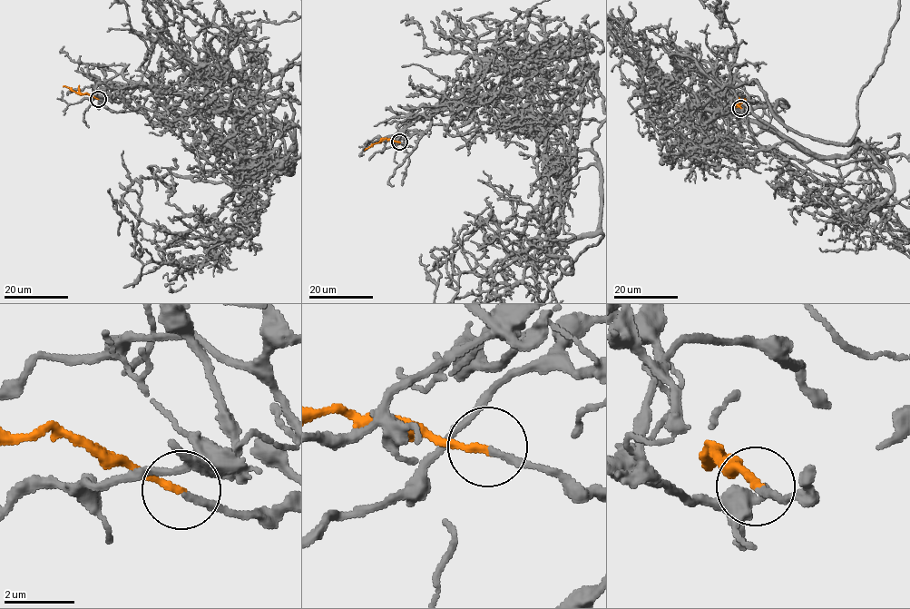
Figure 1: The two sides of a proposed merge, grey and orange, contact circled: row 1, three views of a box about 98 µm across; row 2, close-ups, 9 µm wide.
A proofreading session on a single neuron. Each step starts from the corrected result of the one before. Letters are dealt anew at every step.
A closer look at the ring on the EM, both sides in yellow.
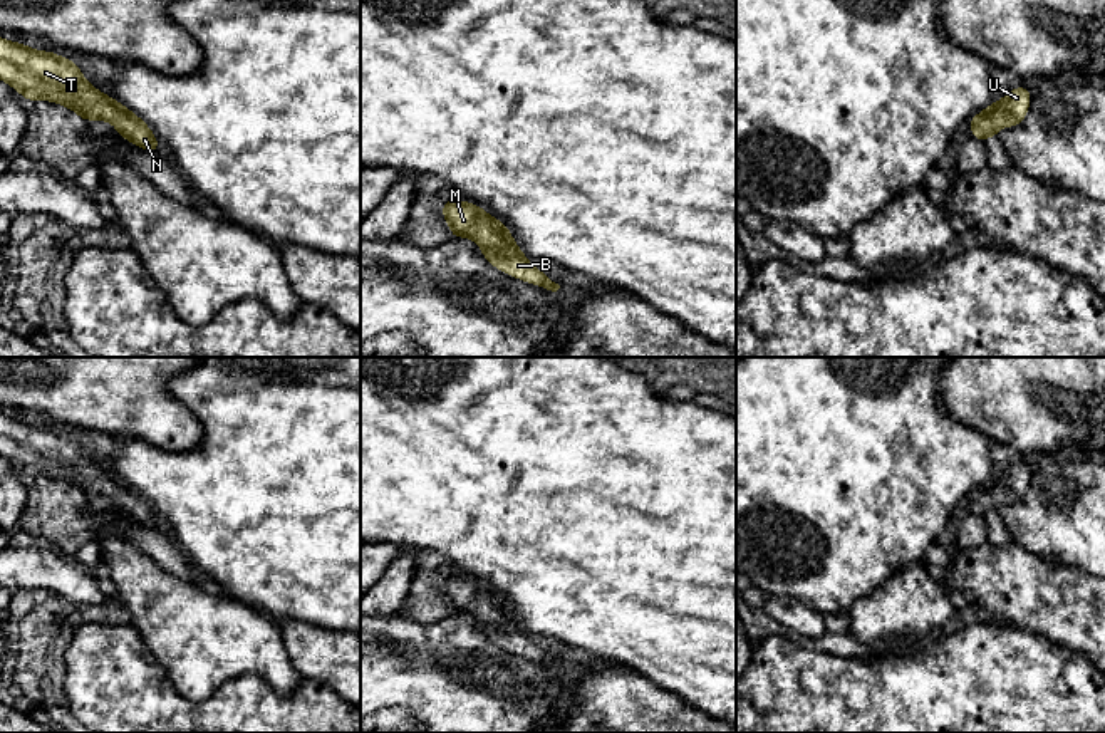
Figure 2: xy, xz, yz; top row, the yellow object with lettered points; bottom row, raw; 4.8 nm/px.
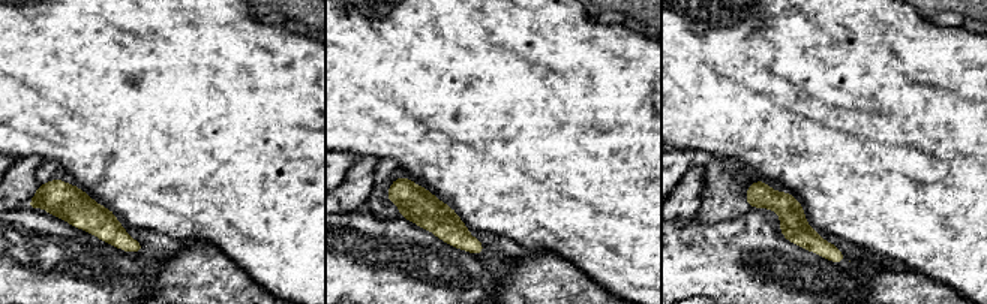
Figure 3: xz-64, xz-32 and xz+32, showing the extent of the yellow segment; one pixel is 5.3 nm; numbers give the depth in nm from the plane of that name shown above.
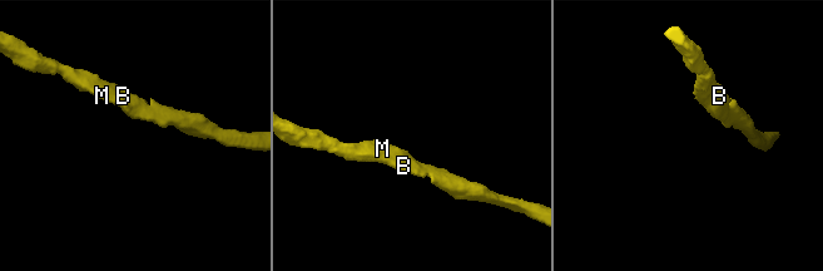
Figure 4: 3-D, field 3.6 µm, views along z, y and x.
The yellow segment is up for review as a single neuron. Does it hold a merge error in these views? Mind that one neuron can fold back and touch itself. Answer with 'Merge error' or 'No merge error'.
No merge error

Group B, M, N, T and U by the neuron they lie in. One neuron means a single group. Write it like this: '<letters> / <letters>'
B M N T U

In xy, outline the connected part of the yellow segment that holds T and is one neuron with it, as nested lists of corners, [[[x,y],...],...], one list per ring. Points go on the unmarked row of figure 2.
[[[0,413],[0,456],[29,478],[49,476],[69,483],[82,496],[111,498],[117,512],[158,530],[159,517],[129,483],[96,465],[75,436]]]

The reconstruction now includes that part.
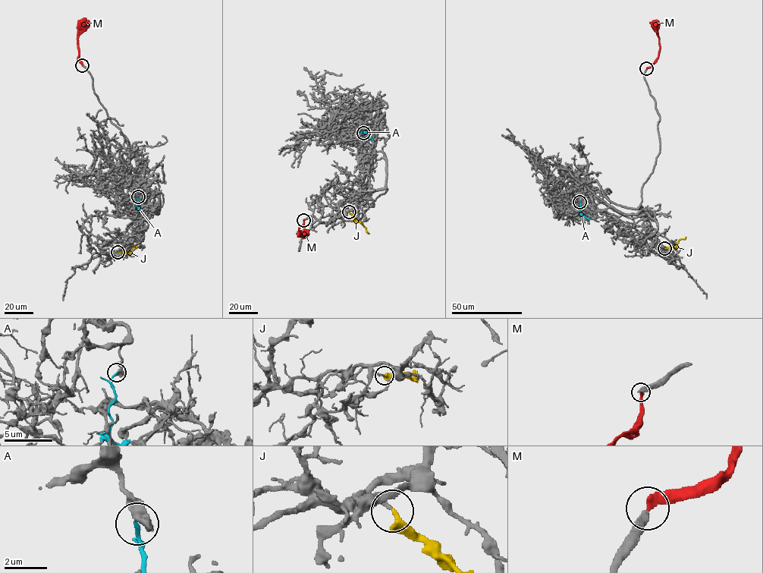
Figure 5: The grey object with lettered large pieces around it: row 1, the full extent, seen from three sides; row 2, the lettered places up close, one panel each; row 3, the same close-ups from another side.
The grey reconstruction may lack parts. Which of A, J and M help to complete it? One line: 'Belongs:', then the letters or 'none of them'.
Belongs: J

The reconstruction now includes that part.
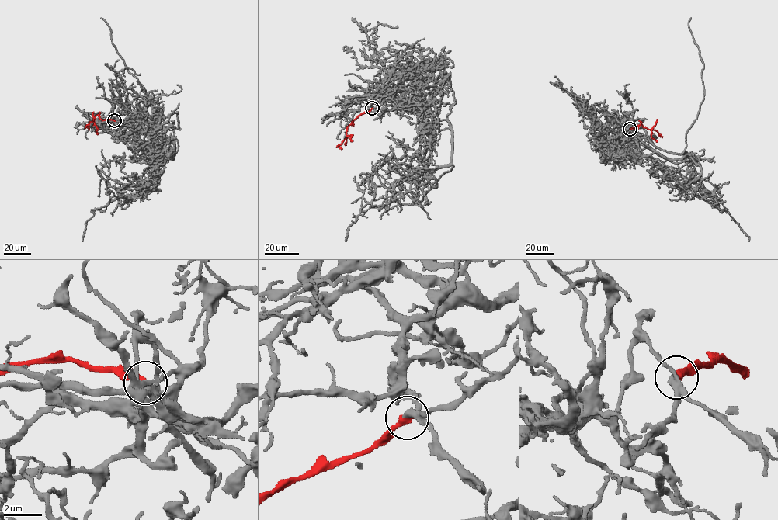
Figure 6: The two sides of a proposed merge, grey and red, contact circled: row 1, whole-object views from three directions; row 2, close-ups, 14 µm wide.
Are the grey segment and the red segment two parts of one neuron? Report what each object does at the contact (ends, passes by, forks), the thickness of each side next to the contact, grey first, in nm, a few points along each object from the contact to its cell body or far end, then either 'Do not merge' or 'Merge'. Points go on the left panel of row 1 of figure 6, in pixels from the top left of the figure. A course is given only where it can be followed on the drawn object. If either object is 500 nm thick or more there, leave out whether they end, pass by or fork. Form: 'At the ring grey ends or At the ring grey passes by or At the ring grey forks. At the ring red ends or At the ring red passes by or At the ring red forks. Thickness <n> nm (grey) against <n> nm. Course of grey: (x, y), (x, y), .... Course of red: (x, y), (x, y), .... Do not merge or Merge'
At the ring grey passes by. At the ring red ends. Thickness 320 nm (grey) against 400 nm. Course of grey: (114, 121), (171, 126), (174, 158), (146, 94), (101, 18). Course of red: (114, 120), (102, 119), (97, 115), (87, 126), (89, 130). Merge

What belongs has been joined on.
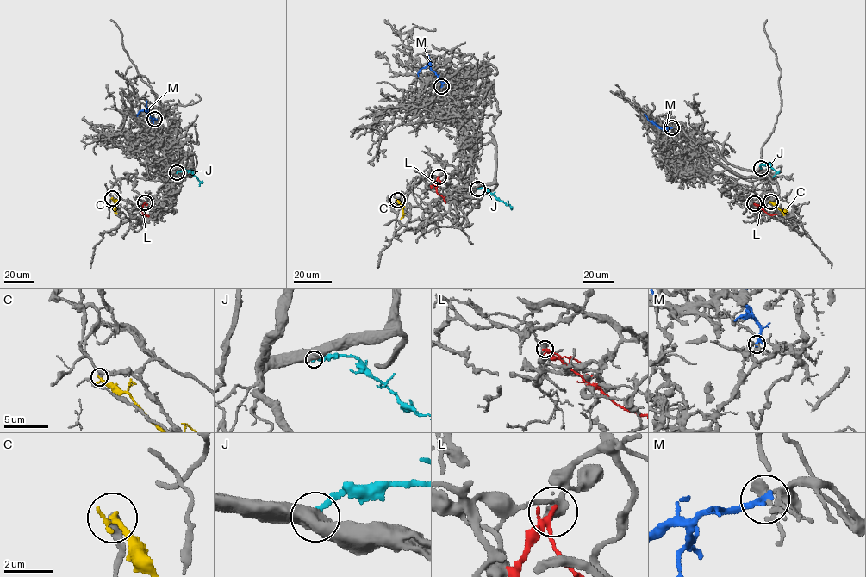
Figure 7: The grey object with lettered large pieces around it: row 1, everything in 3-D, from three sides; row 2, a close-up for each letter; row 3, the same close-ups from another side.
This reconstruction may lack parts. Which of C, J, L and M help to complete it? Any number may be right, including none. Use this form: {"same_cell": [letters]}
{"same_cell": []}

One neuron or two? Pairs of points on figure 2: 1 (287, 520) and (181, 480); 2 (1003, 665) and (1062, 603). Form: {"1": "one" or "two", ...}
{"1": "one", "2": "two"}

